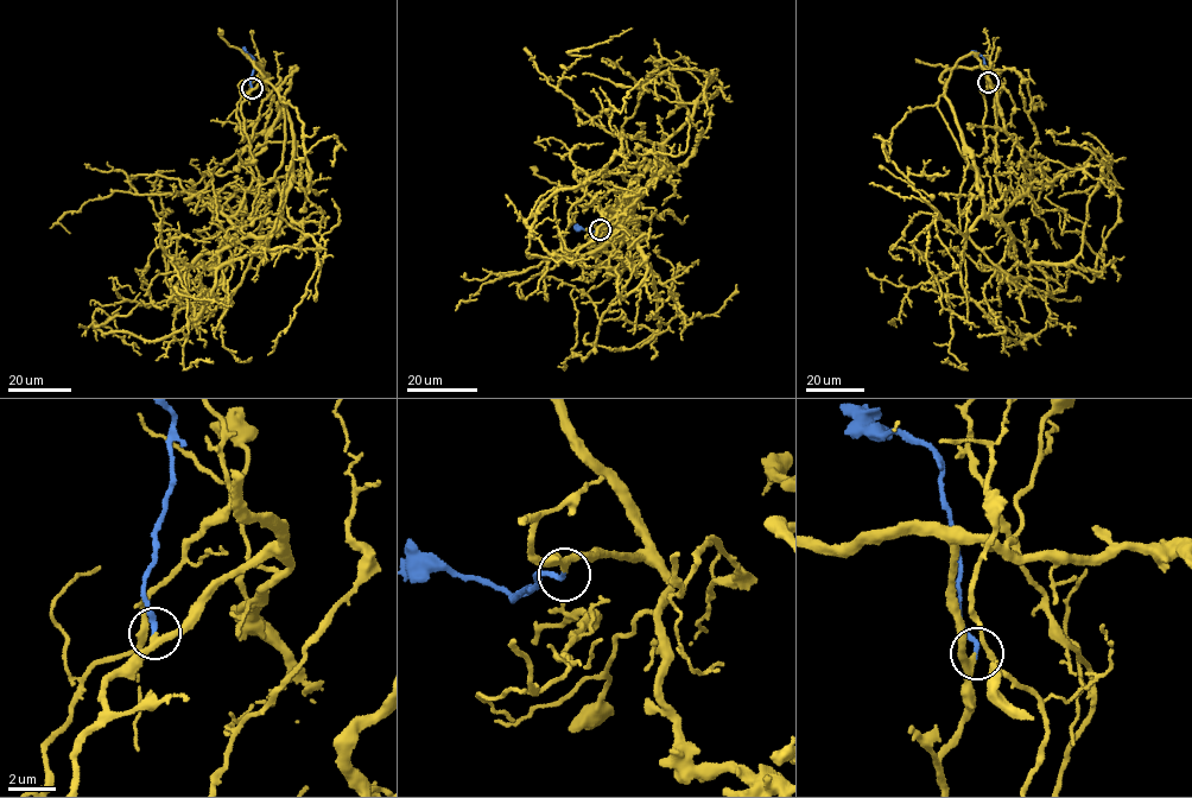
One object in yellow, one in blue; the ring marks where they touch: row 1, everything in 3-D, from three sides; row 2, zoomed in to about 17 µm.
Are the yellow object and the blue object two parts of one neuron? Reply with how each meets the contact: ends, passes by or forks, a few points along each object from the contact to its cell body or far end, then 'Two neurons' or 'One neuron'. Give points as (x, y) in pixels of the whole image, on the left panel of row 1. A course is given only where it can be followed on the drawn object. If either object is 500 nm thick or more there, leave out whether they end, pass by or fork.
At the ring yellow passes by. At the ring blue ends. Course of yellow: (252, 88), (242, 238), (185, 276), (209, 299), (245, 198), (154, 192), (171, 226). Course of blue: (252, 88), (254, 61), (245, 46). One neuron

